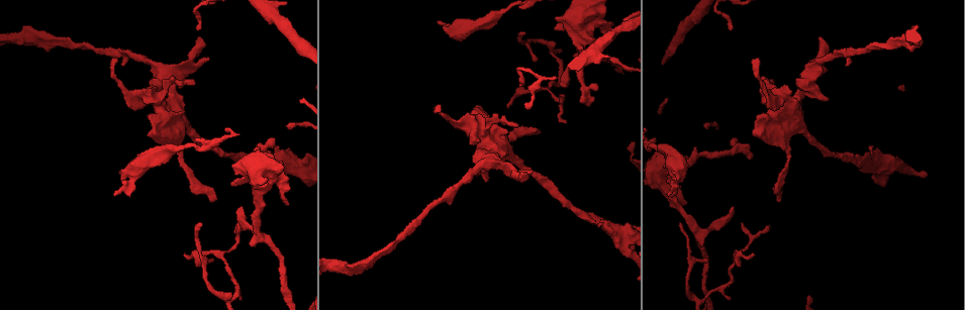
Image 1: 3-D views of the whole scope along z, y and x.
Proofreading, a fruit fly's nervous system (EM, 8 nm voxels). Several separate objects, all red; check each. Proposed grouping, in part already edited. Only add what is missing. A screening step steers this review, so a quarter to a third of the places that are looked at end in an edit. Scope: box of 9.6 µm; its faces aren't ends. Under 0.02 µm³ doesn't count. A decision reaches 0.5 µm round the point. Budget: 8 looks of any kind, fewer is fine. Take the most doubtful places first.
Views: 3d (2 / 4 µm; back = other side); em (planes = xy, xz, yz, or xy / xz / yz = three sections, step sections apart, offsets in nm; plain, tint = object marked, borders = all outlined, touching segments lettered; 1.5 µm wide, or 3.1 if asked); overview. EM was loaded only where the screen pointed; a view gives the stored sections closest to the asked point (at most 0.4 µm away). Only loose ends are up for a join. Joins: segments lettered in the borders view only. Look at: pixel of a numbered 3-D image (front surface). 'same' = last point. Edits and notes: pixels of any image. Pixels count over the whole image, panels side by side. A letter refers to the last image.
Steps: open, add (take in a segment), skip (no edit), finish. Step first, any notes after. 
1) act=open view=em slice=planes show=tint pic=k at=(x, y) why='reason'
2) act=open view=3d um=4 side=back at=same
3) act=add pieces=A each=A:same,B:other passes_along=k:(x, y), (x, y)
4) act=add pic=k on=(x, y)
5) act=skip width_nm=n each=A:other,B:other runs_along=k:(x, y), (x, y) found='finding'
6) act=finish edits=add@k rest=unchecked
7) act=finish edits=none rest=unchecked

act=open view=em slice=xy step=8 show=borders pic=1 at=(437, 22) why='free end'

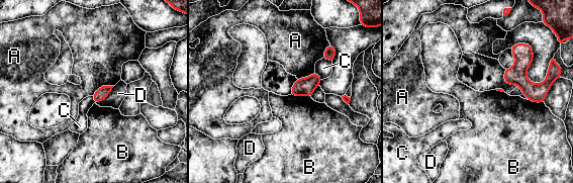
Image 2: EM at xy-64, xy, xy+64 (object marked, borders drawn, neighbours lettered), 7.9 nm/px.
act=open view=em slice=planes show=borders at=same

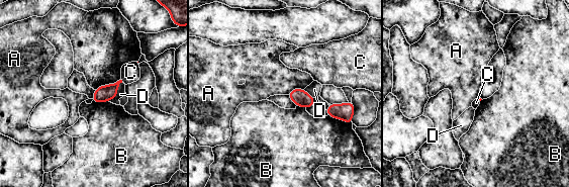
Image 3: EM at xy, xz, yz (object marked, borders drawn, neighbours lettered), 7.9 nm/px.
act=skip longest_contact=A:240nm each=A:other,B:other,C:other,D:other found='none of them fits'

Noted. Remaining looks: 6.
act=open view=em slice=planes show=borders pic=1 at=(240, 207)

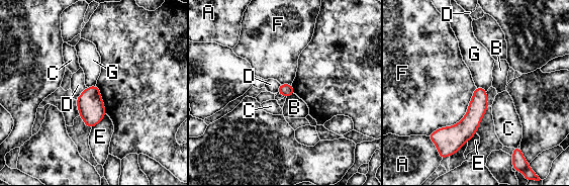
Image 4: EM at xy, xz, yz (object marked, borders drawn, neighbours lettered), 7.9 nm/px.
act=skip each=A:other,B:other,C:other,D:other,E:other,F:other,G:other border=4:(476, 86), (481, 86), (486, 91) found='no lettered segment goes on from it'

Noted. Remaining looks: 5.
act=open view=3d um=2 side=back pic=1 at=(759, 58)

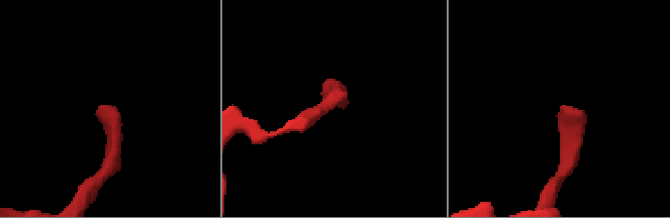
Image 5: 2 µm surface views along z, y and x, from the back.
act=open view=em slice=planes show=borders pic=5 at=(560, 108)

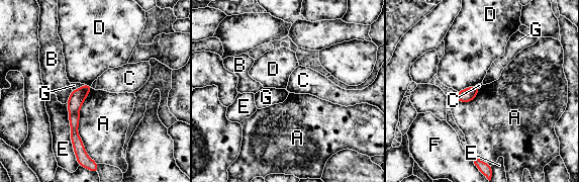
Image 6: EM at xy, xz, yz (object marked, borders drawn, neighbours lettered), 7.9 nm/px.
act=skip longest_contact=A:550nm each=A:other,B:other,C:other,D:other,E:other,F:other,G:other runs_along=6:(89, 87), (74, 103), (80, 150) found='none of them fits'

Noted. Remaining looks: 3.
act=open view=3d um=2 pic=1 at=(185, 255) why='free end'

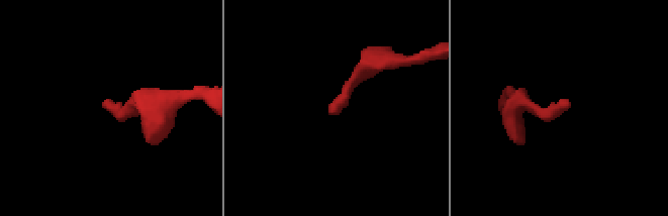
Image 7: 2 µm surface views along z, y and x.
act=open view=em slice=xz step=8 show=borders pic=7 at=(569, 102)

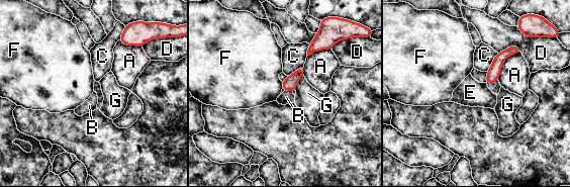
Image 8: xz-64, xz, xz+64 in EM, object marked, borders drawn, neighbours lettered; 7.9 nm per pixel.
act=open view=em slice=planes show=borders at=same

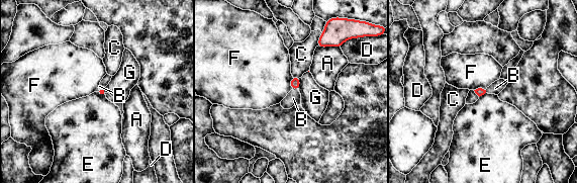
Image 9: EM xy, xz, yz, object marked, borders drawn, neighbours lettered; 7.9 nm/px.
act=add pieces=B each=A:other,B:same,C:other,D:other,E:other,F:other,G:other passes_along=9:(295, 81), (295, 89), (293, 98) found='it goes on there'

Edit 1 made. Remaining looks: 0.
act=finish edits=add@9 rest=unchecked

